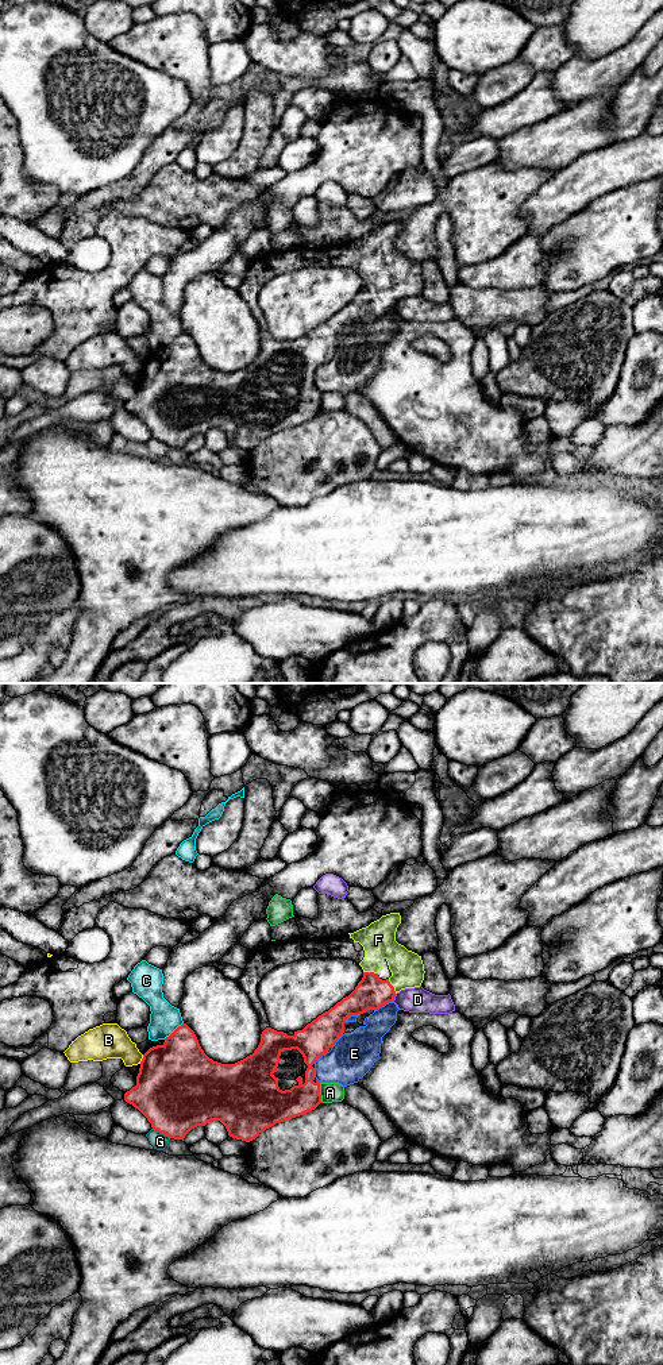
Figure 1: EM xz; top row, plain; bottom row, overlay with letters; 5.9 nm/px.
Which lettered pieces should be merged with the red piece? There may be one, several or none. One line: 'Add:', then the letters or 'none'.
Add: F

